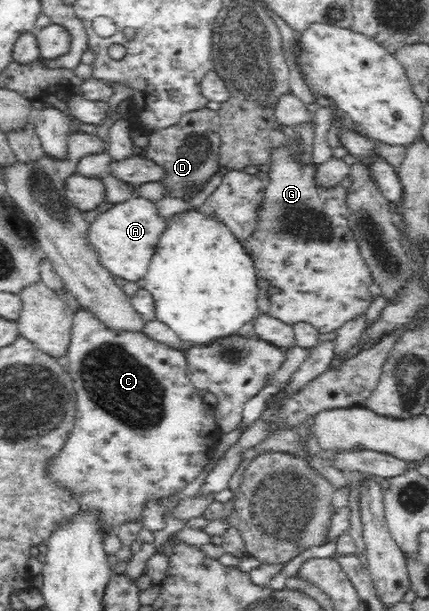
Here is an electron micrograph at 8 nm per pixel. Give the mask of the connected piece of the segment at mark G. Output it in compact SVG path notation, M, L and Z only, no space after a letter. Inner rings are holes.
M286 139L285 145L275 146L269 155L269 180L265 183L262 200L256 209L256 228L248 237L245 246L256 265L256 276L268 287L279 289L279 294L270 298L271 316L286 324L305 321L313 324L319 333L333 332L346 321L362 314L372 303L371 284L374 283L371 270L361 256L359 242L351 230L351 206L347 202L349 190L340 184L322 186L317 181L315 163L303 165L301 139Z

